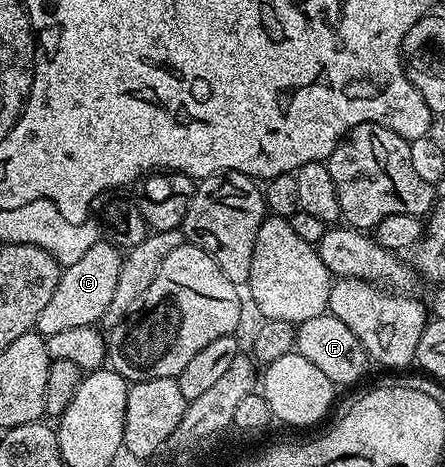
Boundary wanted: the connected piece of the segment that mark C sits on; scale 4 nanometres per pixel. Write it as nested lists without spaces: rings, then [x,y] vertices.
[[[110,241],[92,242],[89,249],[73,265],[62,268],[57,289],[53,289],[53,297],[45,309],[41,309],[41,317],[37,317],[35,330],[46,337],[53,333],[62,333],[64,329],[81,329],[98,324],[103,318],[105,309],[109,309],[109,301],[113,301],[113,293],[117,289],[117,277],[121,277],[123,255],[120,248]]]

